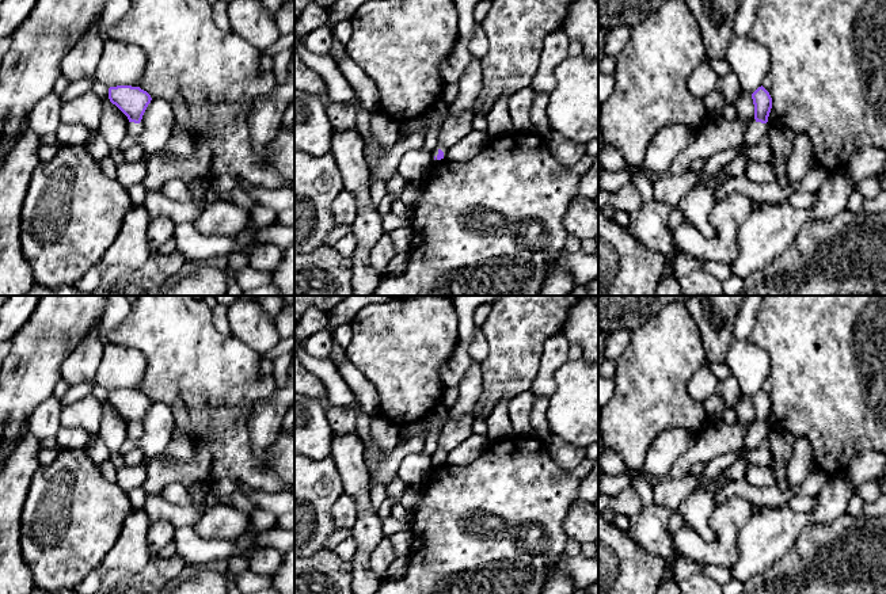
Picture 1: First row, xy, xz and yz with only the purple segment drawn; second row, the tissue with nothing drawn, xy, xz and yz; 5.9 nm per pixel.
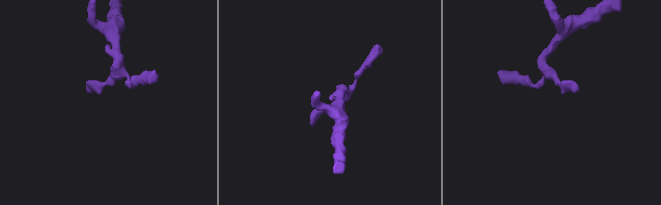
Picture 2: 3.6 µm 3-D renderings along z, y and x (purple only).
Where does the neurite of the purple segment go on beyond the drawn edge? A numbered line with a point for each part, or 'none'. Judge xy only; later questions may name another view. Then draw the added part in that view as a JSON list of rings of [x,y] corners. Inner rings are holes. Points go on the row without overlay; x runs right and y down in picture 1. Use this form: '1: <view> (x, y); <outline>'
1: xy (135, 433); [[[134,426],[129,427],[128,438],[130,441],[140,441],[142,435],[144,435],[144,430],[142,429],[134,427]]]

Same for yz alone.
1: yz (757, 434); [[[757,426],[756,429],[750,430],[745,437],[745,445],[754,446],[760,441],[768,438],[768,427]]]

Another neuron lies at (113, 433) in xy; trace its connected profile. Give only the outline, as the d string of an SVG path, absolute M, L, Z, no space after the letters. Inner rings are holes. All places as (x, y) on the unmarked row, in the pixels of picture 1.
M103 403L103 418L96 434L109 448L110 453L119 454L119 450L128 438L128 431L129 426L114 415L113 408L107 403Z

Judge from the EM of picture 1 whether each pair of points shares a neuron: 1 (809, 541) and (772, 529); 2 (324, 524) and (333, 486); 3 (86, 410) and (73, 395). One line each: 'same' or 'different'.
1: different
2: same
3: different

